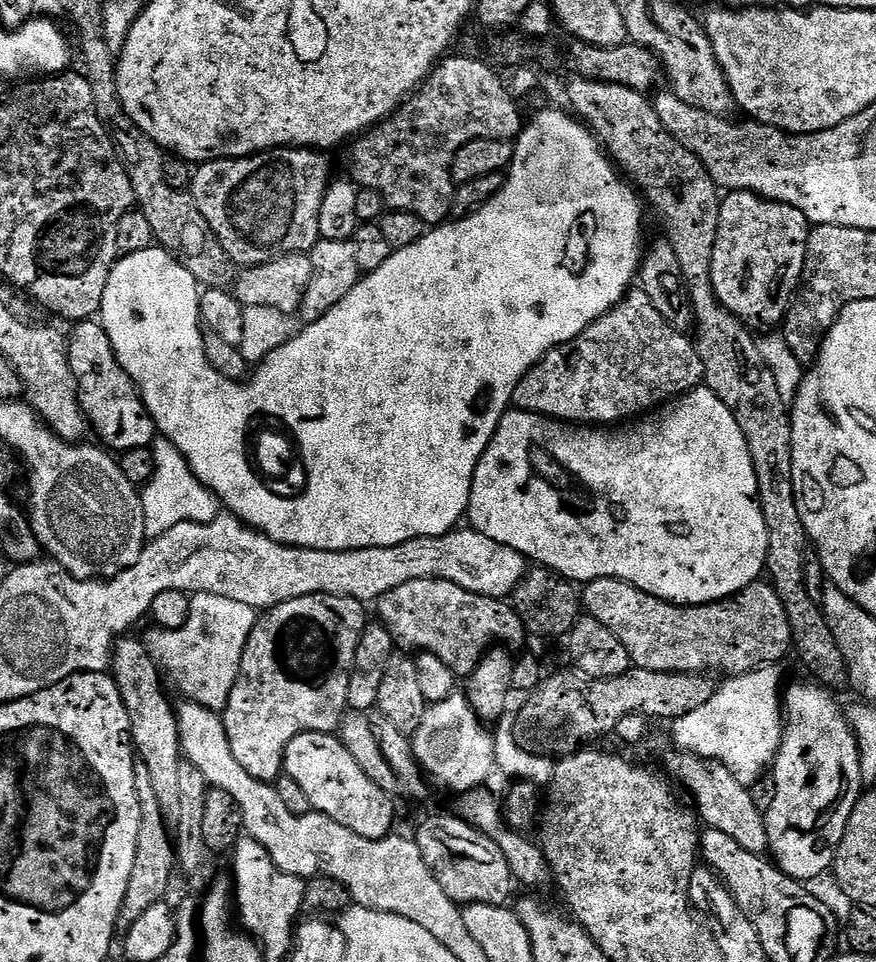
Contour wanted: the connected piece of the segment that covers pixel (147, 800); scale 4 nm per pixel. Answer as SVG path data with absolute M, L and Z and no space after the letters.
M137 763L134 770L134 787L138 794L140 825L138 850L134 854L134 870L130 870L130 886L126 886L126 898L120 907L119 927L124 930L134 926L134 922L146 913L146 910L167 897L168 887L172 884L172 870L177 867L169 825L162 814L162 806L158 806L158 798L154 795L150 770L146 770L146 766L142 763Z

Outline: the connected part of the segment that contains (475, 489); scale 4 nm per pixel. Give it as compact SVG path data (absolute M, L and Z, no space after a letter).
M707 386L693 388L663 406L649 411L643 418L627 426L609 430L604 426L581 426L571 422L557 422L547 416L535 416L532 412L509 410L504 413L492 441L486 446L472 479L472 493L468 503L470 520L475 531L507 542L529 561L551 569L571 582L587 582L598 578L625 580L651 596L668 600L672 604L691 606L724 602L735 597L746 586L757 583L765 575L768 563L768 531L766 518L758 499L758 478L754 474L754 462L750 450L734 414Z

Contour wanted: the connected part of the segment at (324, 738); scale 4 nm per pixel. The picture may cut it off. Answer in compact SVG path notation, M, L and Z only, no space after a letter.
M303 732L286 746L284 772L302 786L310 806L320 815L348 826L354 834L371 840L393 835L396 808L393 797L379 788L377 781L366 778L366 770L354 762L339 735L330 732Z

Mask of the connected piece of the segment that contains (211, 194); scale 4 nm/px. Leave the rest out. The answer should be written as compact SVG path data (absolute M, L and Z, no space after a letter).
M268 148L253 156L210 160L193 171L190 194L233 264L265 264L285 252L311 253L318 239L320 211L330 183L328 160L324 156L327 155L315 148Z

